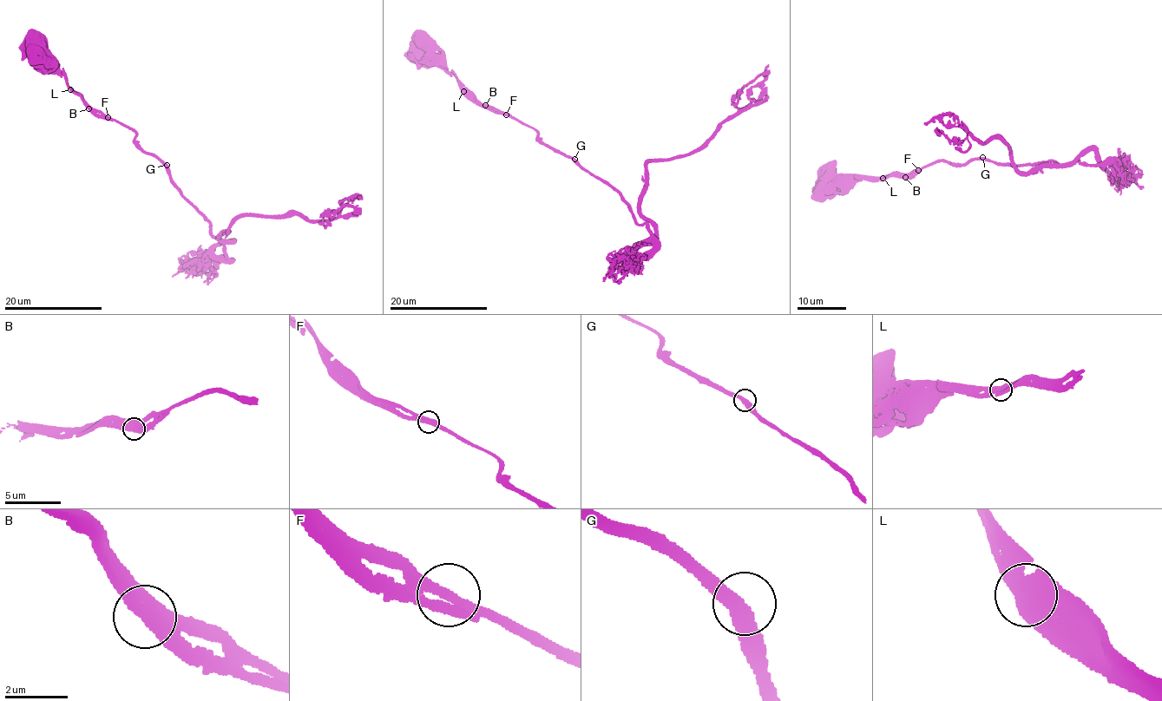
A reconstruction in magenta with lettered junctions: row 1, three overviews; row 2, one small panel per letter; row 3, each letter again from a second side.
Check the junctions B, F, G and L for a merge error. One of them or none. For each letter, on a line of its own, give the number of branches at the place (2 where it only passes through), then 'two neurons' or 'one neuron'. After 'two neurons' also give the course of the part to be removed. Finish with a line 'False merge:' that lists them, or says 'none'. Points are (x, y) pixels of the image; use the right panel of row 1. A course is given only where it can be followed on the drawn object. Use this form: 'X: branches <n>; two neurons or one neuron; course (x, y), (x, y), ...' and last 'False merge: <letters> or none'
B: branches 2; one neuron
F: branches 2; one neuron
G: branches 2; one neuron
L: branches 2; one neuron
False merge: none

